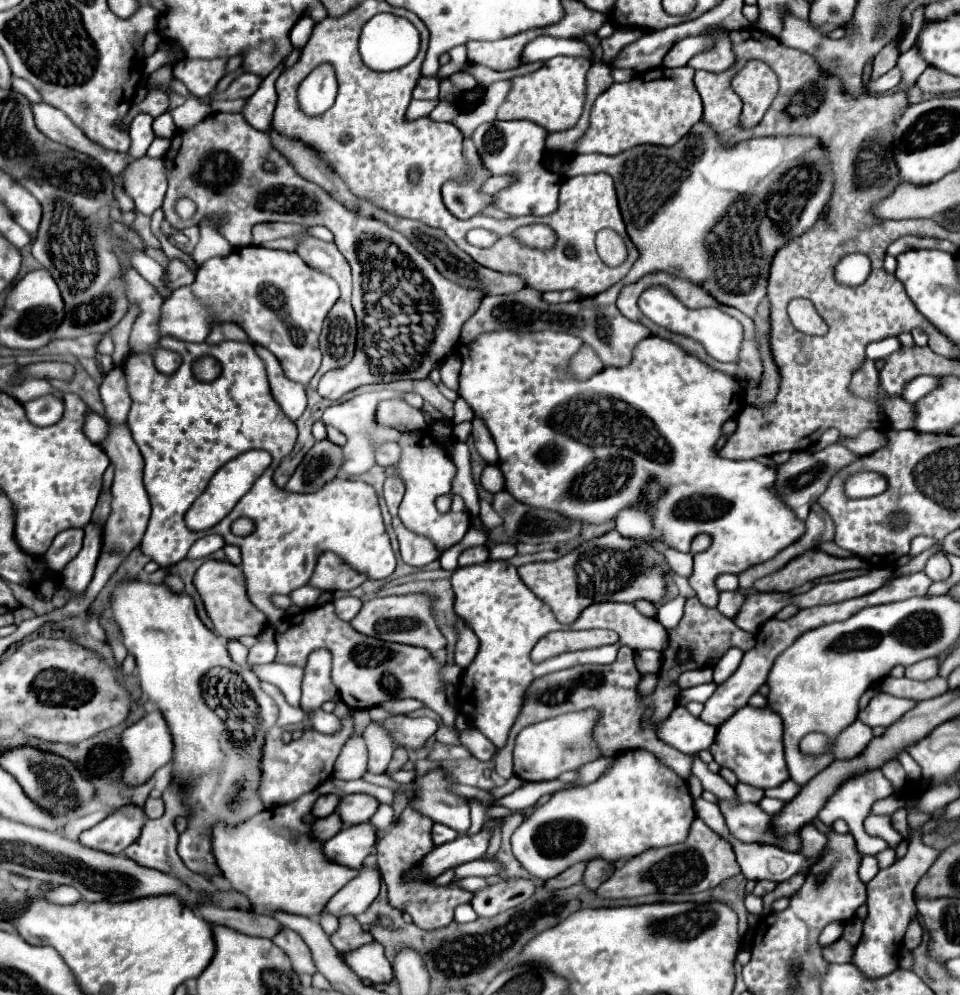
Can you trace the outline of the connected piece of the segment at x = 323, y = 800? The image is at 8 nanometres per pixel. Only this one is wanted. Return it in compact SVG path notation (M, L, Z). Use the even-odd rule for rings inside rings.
M326 794L326 796L320 796L320 798L318 798L318 802L314 804L314 810L312 810L314 818L324 818L324 816L330 816L330 814L336 810L338 802L340 802L340 796L336 796L336 794Z

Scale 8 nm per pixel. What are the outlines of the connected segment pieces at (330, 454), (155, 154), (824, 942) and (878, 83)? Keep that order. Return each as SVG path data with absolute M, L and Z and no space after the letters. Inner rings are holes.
M330 440L316 442L304 460L298 464L296 472L284 486L288 492L318 492L328 480L334 480L340 472L344 458L342 448Z
M156 138L152 144L150 144L150 148L148 148L148 156L150 158L164 158L164 154L168 152L168 148L170 148L170 138Z
M832 922L832 924L828 924L828 926L822 930L822 934L818 936L818 940L820 940L820 946L828 946L828 944L836 942L840 936L842 936L842 924Z
M894 68L894 70L890 70L888 74L884 74L882 78L874 80L874 82L870 84L870 88L872 88L874 92L886 92L886 90L892 90L892 88L900 86L900 82L902 82L902 72L900 72L898 68Z

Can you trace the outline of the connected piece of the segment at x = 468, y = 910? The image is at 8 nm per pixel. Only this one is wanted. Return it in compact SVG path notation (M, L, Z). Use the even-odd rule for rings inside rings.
M462 904L462 906L458 906L456 908L456 922L472 922L472 920L476 920L478 916L476 916L476 912L472 910L472 906L470 904ZM462 918L462 920L460 920Z

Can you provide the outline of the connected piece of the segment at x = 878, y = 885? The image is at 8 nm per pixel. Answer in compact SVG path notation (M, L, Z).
M910 812L908 824L910 824L910 846L904 858L896 860L890 868L880 870L866 886L868 886L868 918L864 920L864 934L856 946L854 964L868 976L868 978L880 978L888 972L894 972L898 968L898 952L902 938L906 934L908 924L916 918L916 902L914 902L914 888L918 880L928 872L928 868L936 862L936 856L940 856L940 850L926 846L922 842L922 836L918 828L928 820L926 814Z

